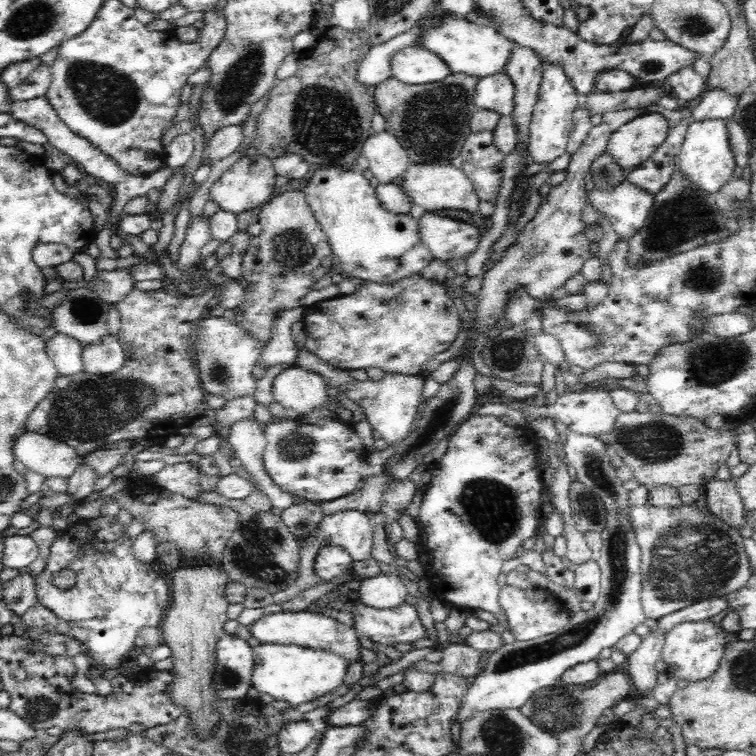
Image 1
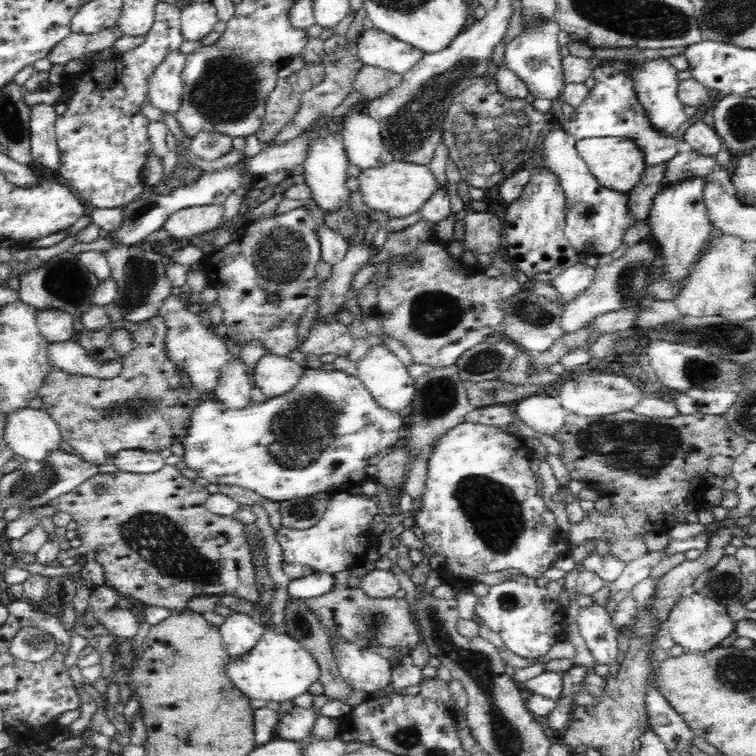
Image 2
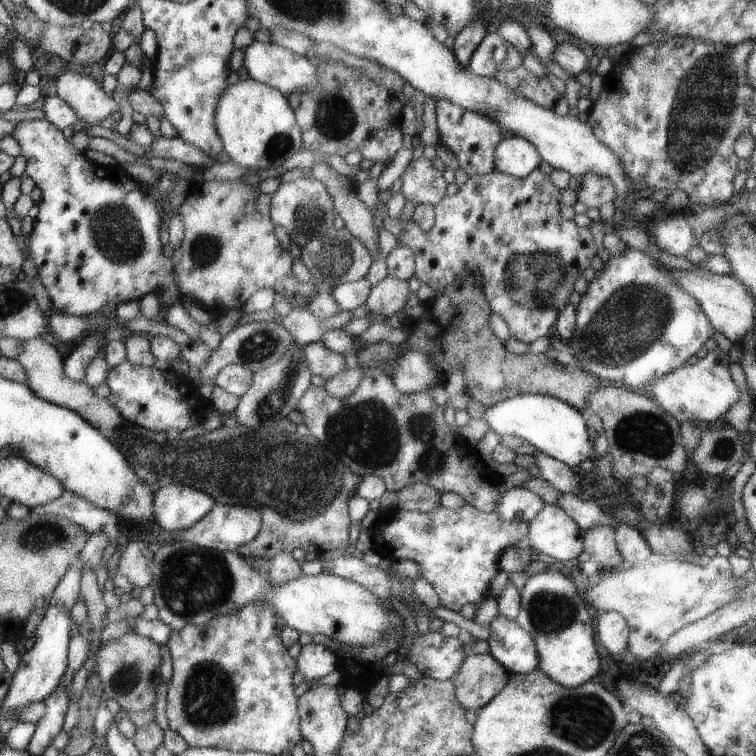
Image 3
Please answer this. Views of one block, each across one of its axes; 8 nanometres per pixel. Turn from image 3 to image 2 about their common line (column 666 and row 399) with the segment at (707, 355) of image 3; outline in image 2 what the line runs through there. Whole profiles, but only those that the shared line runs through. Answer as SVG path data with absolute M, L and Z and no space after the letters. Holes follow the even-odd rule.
M383 343L383 345L371 346L367 350L367 353L357 362L356 375L380 406L406 415L416 390L415 379L408 373L406 367Z

